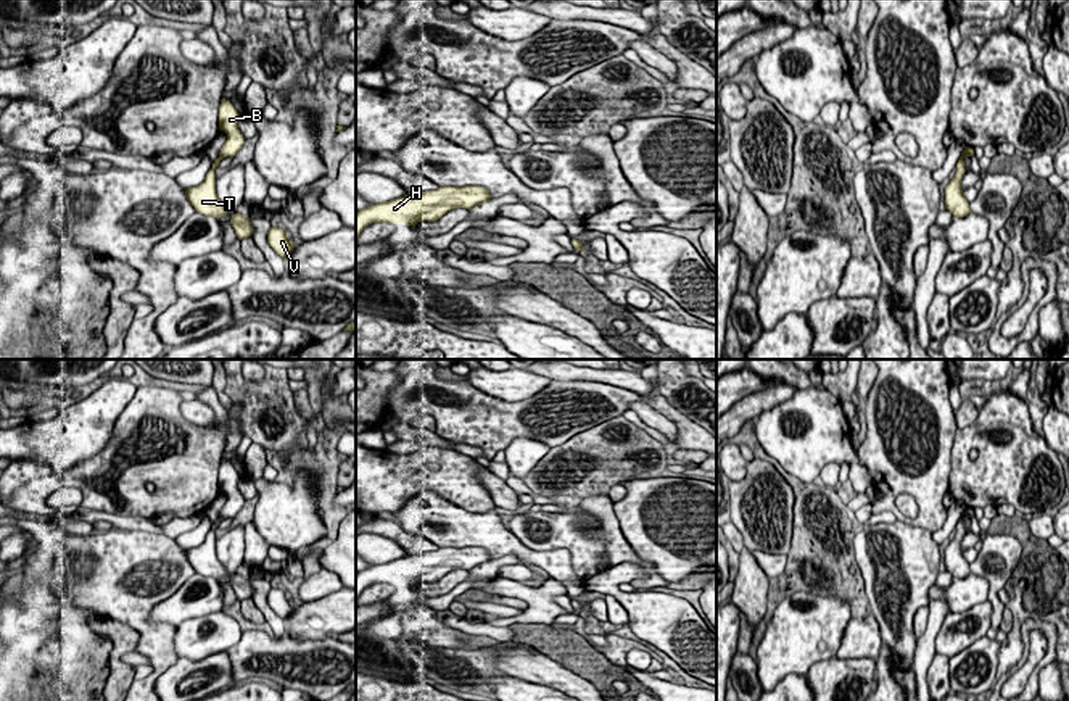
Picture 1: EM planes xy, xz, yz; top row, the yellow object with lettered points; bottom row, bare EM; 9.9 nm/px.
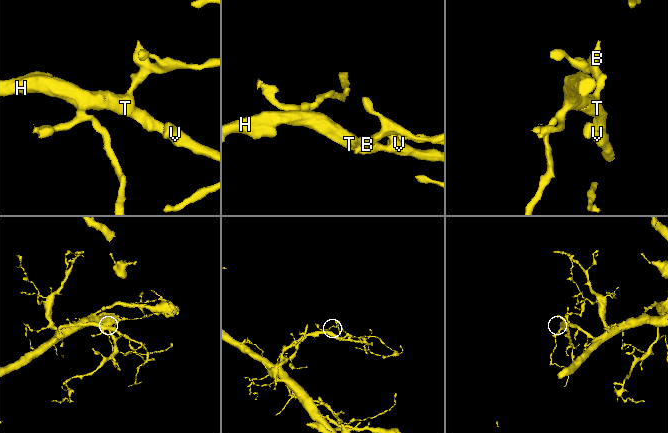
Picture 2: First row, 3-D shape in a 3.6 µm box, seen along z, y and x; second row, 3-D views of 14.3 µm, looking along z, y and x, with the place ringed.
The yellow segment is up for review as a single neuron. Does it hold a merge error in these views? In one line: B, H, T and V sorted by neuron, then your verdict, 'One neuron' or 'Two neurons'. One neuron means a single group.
Groups: B H T V. One neuron

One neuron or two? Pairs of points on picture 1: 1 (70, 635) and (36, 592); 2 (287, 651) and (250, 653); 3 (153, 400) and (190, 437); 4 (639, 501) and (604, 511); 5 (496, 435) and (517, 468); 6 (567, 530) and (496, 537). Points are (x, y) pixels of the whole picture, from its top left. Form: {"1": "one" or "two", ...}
{"1": "one", "2": "one", "3": "one", "4": "two", "5": "two", "6": "two"}

